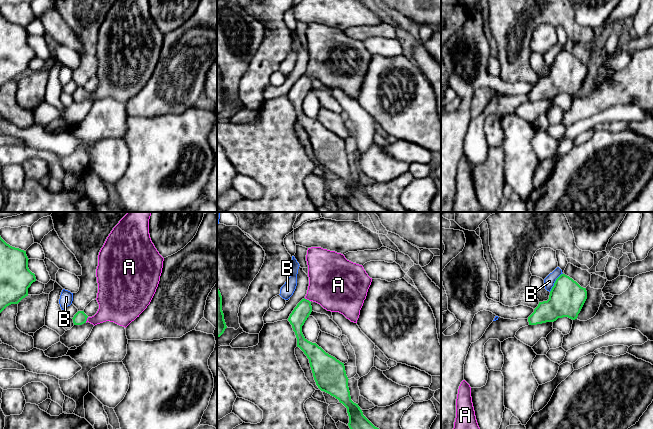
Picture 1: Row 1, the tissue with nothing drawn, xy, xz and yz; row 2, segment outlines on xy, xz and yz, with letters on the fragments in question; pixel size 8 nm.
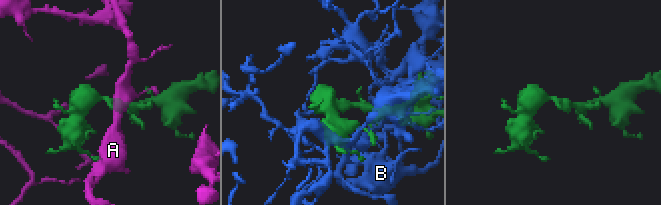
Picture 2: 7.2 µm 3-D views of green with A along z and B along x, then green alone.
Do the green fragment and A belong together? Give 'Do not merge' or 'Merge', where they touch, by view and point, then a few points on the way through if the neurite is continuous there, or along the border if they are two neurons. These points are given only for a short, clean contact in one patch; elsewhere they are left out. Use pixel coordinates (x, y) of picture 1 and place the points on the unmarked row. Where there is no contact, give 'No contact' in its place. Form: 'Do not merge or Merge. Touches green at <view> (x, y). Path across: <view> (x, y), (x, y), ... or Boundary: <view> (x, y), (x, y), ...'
Merge. Touches green at xy (86, 96). Path across: xy (80, 93), (86, 96), (97, 95), (113, 81)

